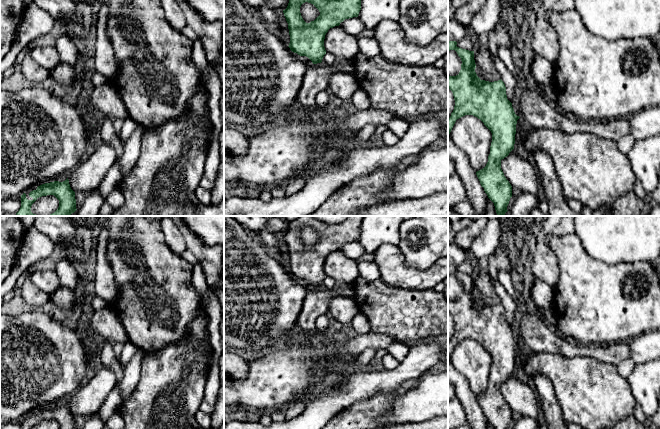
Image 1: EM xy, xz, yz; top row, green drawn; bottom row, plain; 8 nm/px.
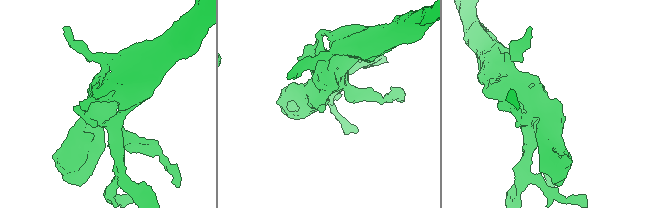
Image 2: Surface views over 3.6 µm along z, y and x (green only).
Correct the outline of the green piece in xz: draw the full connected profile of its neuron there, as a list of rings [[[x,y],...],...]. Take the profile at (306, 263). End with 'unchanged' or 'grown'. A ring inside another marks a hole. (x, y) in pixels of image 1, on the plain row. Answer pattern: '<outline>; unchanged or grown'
[[[298,216],[291,221],[287,232],[283,234],[288,247],[290,274],[308,281],[313,288],[321,287],[326,278],[326,257],[345,243],[358,241],[363,218],[364,216],[349,216],[339,224],[328,224],[312,216]],[[305,226],[313,228],[320,236],[310,247],[306,247],[300,237],[300,231]]]; unchanged

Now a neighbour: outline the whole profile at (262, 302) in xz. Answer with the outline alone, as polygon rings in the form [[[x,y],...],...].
[[[224,216],[224,345],[226,349],[242,349],[252,355],[259,355],[282,343],[293,329],[309,288],[294,280],[292,275],[276,260],[264,245],[254,240],[249,232],[231,216]]]

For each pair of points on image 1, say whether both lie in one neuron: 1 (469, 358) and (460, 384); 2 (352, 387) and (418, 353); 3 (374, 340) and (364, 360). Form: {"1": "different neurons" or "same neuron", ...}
{"1": "different neurons", "2": "same neuron", "3": "different neurons"}

